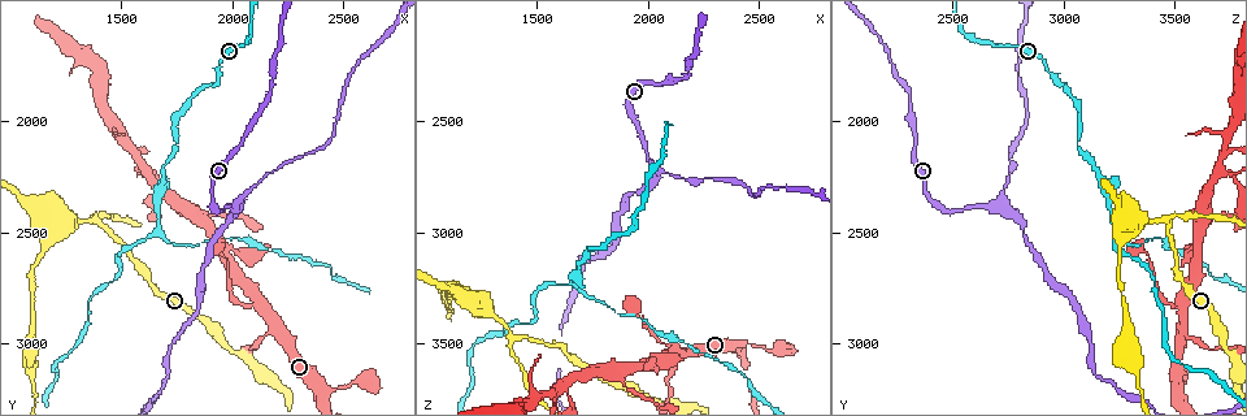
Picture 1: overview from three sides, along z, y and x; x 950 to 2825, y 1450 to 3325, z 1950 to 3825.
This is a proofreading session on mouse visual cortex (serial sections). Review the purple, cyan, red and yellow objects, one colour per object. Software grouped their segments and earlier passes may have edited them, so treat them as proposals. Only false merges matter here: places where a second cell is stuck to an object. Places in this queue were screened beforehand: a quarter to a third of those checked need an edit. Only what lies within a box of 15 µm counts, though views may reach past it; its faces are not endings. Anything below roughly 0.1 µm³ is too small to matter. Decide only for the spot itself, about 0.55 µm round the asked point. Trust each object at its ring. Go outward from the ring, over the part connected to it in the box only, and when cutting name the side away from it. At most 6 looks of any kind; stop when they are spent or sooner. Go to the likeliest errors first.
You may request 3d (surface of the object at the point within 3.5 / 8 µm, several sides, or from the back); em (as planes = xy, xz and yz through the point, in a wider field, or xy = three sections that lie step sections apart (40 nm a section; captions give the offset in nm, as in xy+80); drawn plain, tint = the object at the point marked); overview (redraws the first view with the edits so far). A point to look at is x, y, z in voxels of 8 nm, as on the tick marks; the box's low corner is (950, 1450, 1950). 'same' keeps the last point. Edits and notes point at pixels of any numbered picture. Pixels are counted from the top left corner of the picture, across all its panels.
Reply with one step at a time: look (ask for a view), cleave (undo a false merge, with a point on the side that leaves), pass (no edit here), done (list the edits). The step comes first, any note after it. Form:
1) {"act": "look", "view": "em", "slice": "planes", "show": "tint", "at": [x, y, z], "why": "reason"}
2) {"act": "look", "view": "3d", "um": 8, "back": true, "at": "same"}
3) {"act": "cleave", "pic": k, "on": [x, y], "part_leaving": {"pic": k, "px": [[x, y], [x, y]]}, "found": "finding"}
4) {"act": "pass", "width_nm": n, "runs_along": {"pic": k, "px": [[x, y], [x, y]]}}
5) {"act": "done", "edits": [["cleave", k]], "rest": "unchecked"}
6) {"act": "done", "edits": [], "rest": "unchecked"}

{"act": "look", "view": "3d", "um": 3.5, "at": [1990, 2400, 2660]}

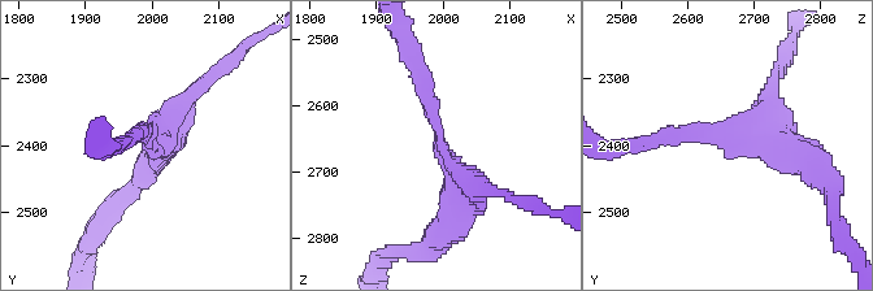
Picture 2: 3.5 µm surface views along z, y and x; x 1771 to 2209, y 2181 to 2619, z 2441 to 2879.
{"act": "look", "view": "em", "slice": "planes", "show": "plain", "at": [2000, 2390, 2660], "arms": 3, "arm_widths_nm": [200, 250, 350]}

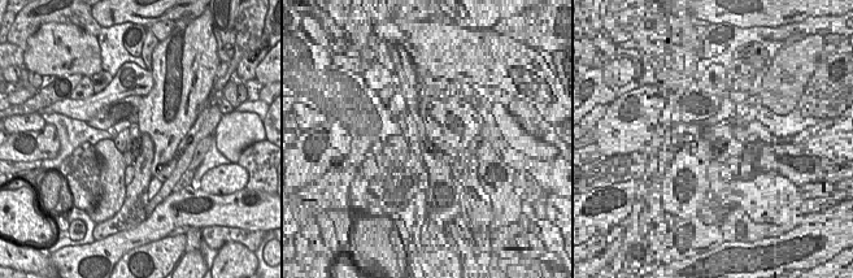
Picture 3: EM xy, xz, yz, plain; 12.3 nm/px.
{"act": "look", "view": "em", "slice": "planes", "show": "tint", "at": "same"}

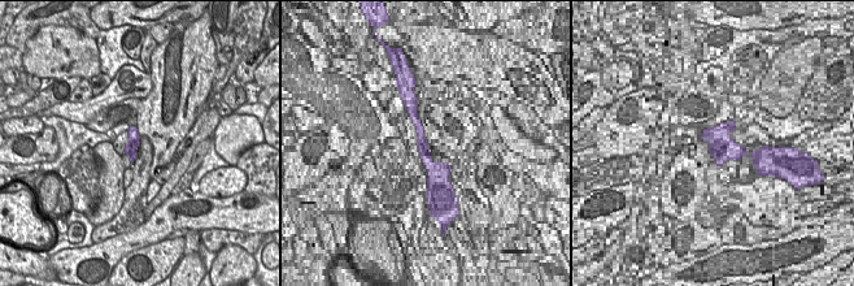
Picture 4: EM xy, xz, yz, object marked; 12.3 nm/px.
{"act": "pass", "runs_along": {"pic": 2, "px": [[417, 70], [452, 170], [448, 224]]}, "found": "one cell here"}

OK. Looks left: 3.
{"act": "look", "view": "3d", "um": 8, "at": [2120, 2810, 3540], "why": "sudden change in width"}

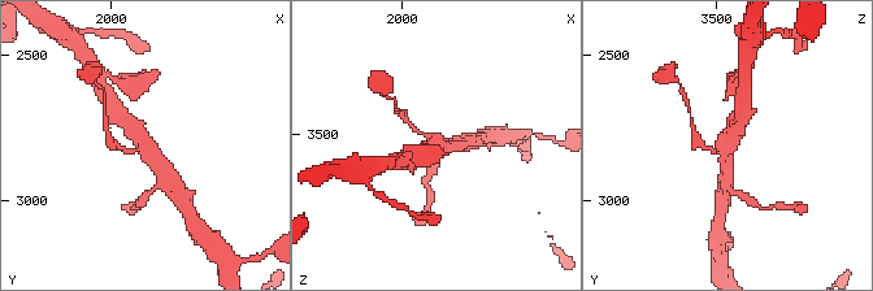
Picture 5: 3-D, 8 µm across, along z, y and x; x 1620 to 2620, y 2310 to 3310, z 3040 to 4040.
{"act": "look", "view": "em", "slice": "xy", "step": 3, "show": "tint", "at": [2130, 2820, 3530], "arms": 3, "arm_widths_nm": [150, 350, 500]}

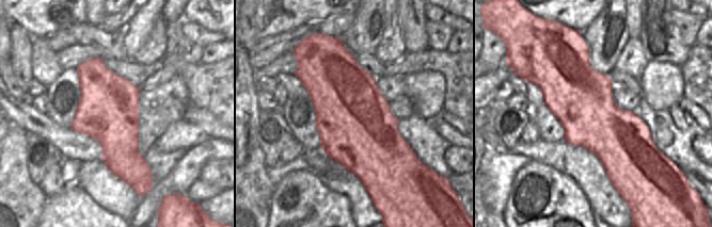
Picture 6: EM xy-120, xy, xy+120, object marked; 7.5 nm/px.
{"act": "pass", "found": "one cell here"}

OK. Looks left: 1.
{"act": "done", "edits": [], "rest": "unchecked"}

